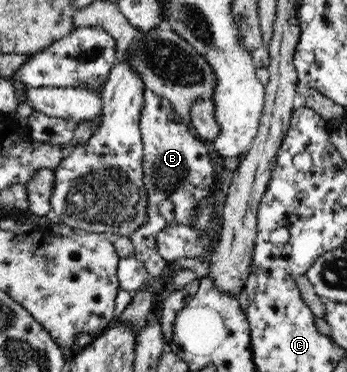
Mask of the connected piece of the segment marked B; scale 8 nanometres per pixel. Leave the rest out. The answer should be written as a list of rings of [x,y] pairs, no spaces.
[[[145,89],[141,108],[139,126],[144,151],[142,183],[147,196],[146,221],[128,236],[134,246],[132,254],[145,265],[149,275],[156,278],[167,264],[155,248],[157,233],[166,227],[169,220],[191,225],[195,216],[193,209],[198,200],[209,192],[215,169],[211,149],[190,130],[187,123],[175,116],[175,109],[166,98]]]

